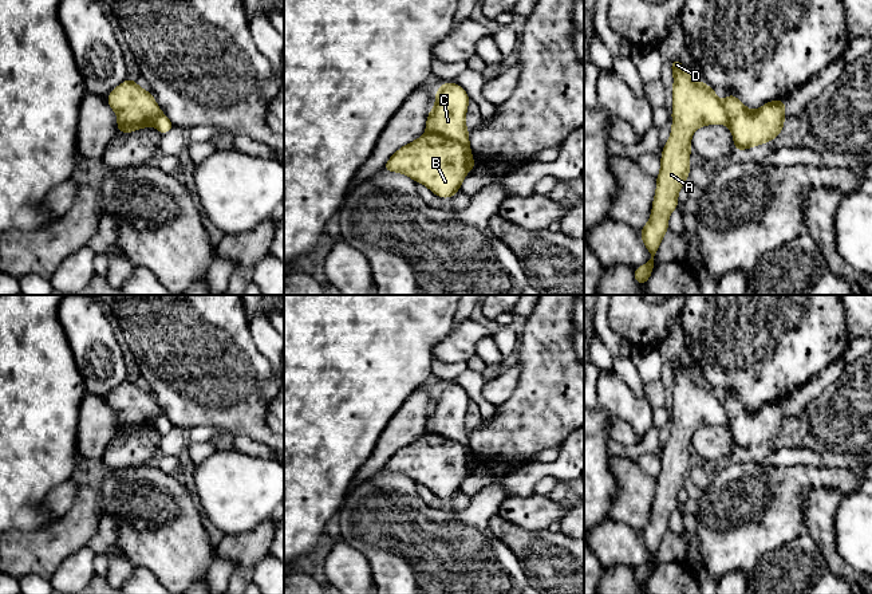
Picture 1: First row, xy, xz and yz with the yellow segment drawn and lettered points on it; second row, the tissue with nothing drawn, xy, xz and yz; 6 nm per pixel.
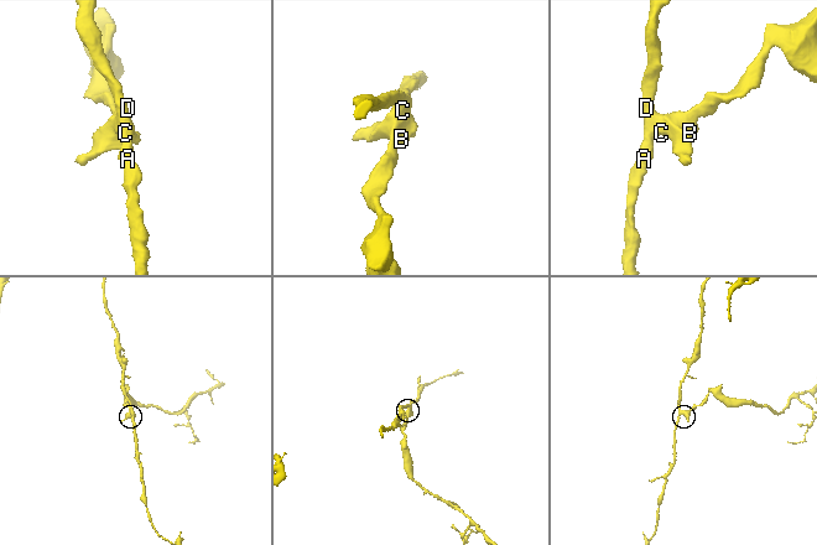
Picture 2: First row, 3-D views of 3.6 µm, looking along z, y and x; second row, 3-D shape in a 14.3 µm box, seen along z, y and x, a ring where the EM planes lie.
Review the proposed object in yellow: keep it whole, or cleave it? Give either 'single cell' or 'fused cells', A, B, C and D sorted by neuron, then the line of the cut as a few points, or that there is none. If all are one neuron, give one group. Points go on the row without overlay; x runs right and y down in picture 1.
fused cells | A C D / B | xz (427, 431), (457, 440), (462, 445), (465, 468), (468, 471)

